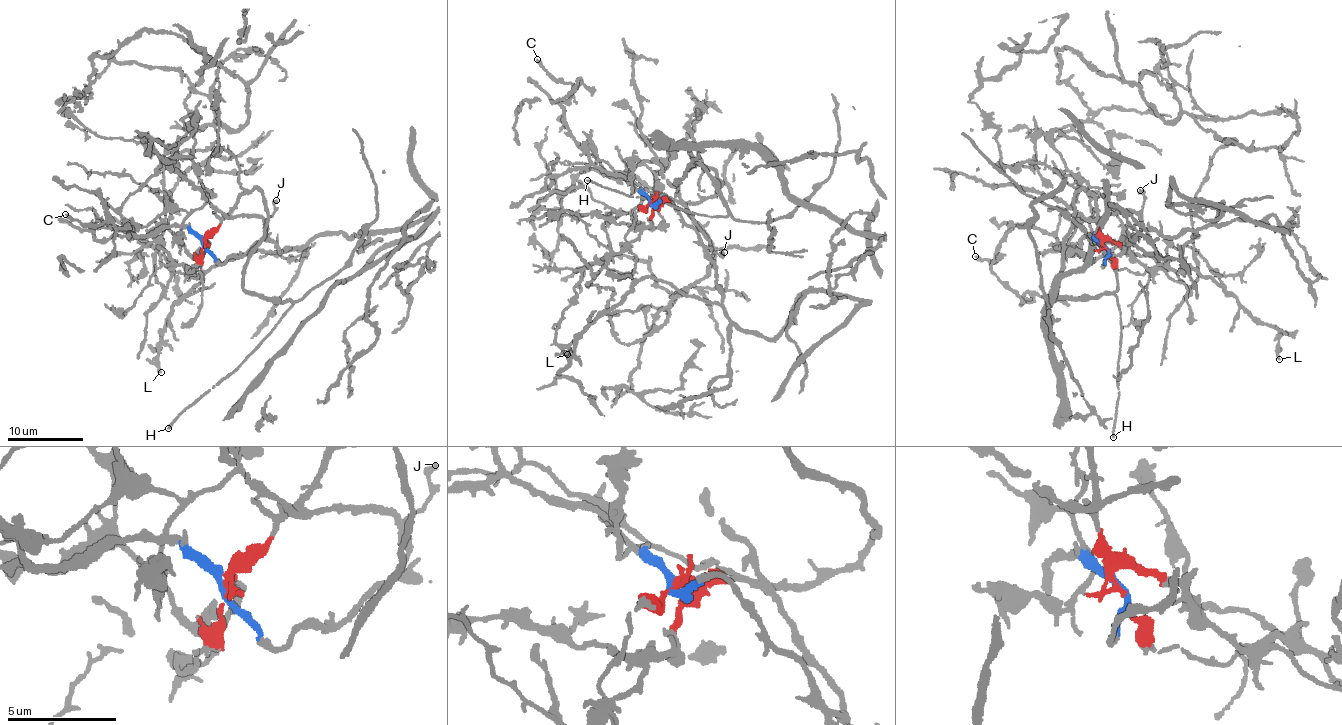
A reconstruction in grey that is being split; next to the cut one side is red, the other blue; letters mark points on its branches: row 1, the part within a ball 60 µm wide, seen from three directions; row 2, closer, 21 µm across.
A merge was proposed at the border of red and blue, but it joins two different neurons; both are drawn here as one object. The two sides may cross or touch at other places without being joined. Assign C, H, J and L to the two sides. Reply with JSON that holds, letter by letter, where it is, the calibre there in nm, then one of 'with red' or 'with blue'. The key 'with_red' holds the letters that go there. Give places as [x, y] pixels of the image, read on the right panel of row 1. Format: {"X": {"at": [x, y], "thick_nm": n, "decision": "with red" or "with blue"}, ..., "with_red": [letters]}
{"C": {"at": [975, 256], "thick_nm": 280, "decision": "with blue"}, "H": {"at": [1113, 437], "thick_nm": 200, "decision": "with red"}, "J": {"at": [1140, 190], "thick_nm": 320, "decision": "with blue"}, "L": {"at": [1279, 359], "thick_nm": 240, "decision": "with blue"}, "with_red": ["H"]}

